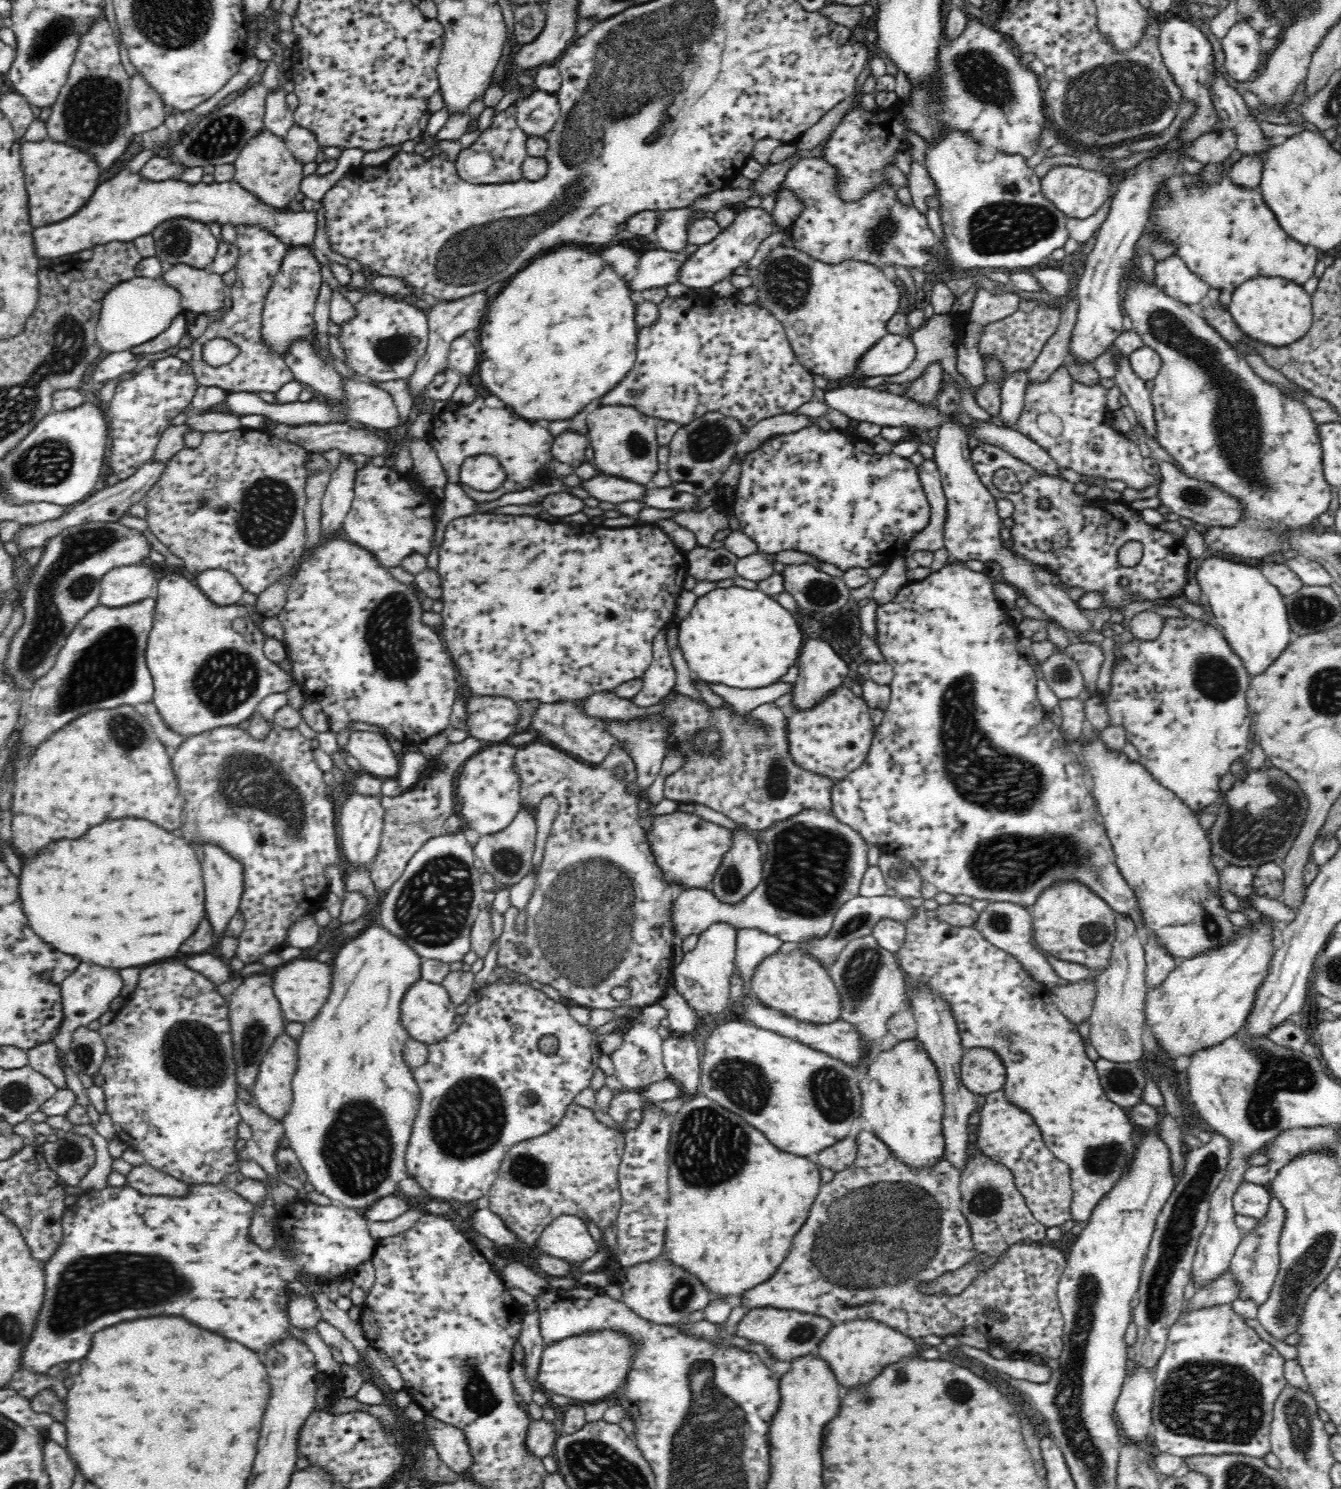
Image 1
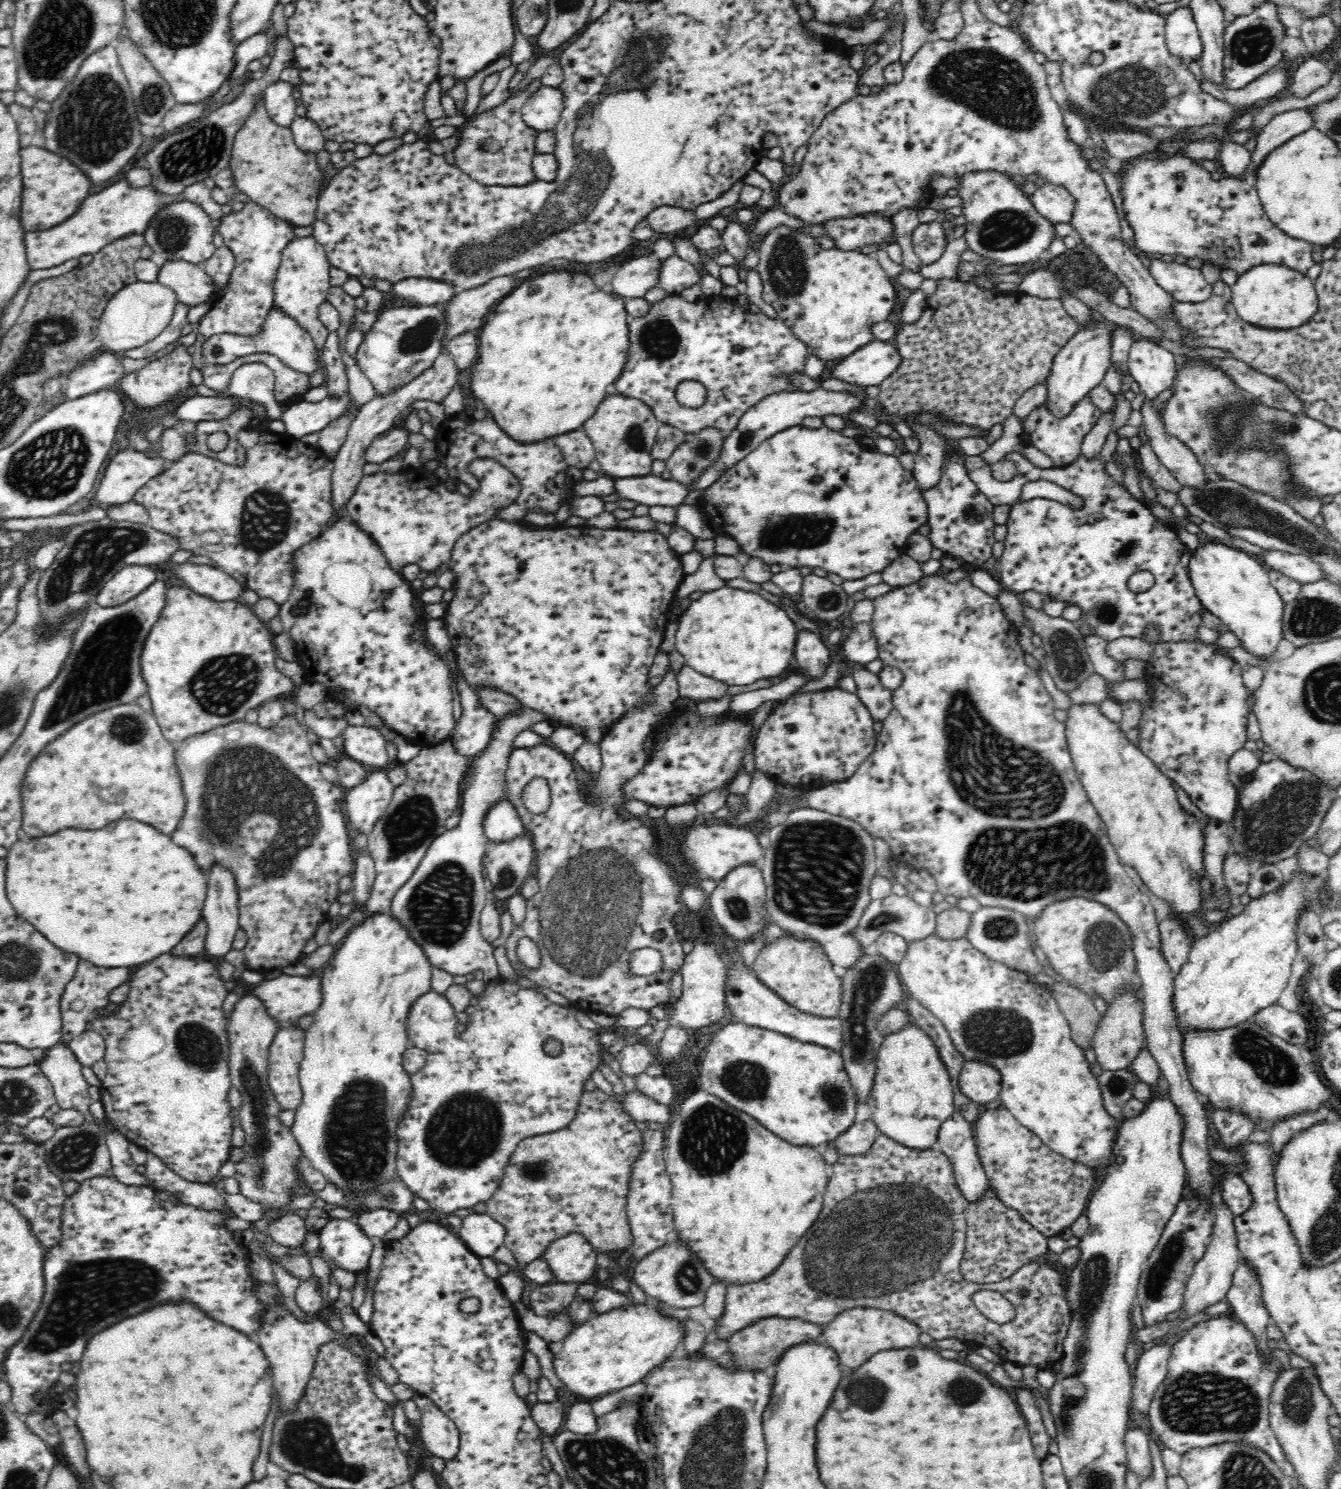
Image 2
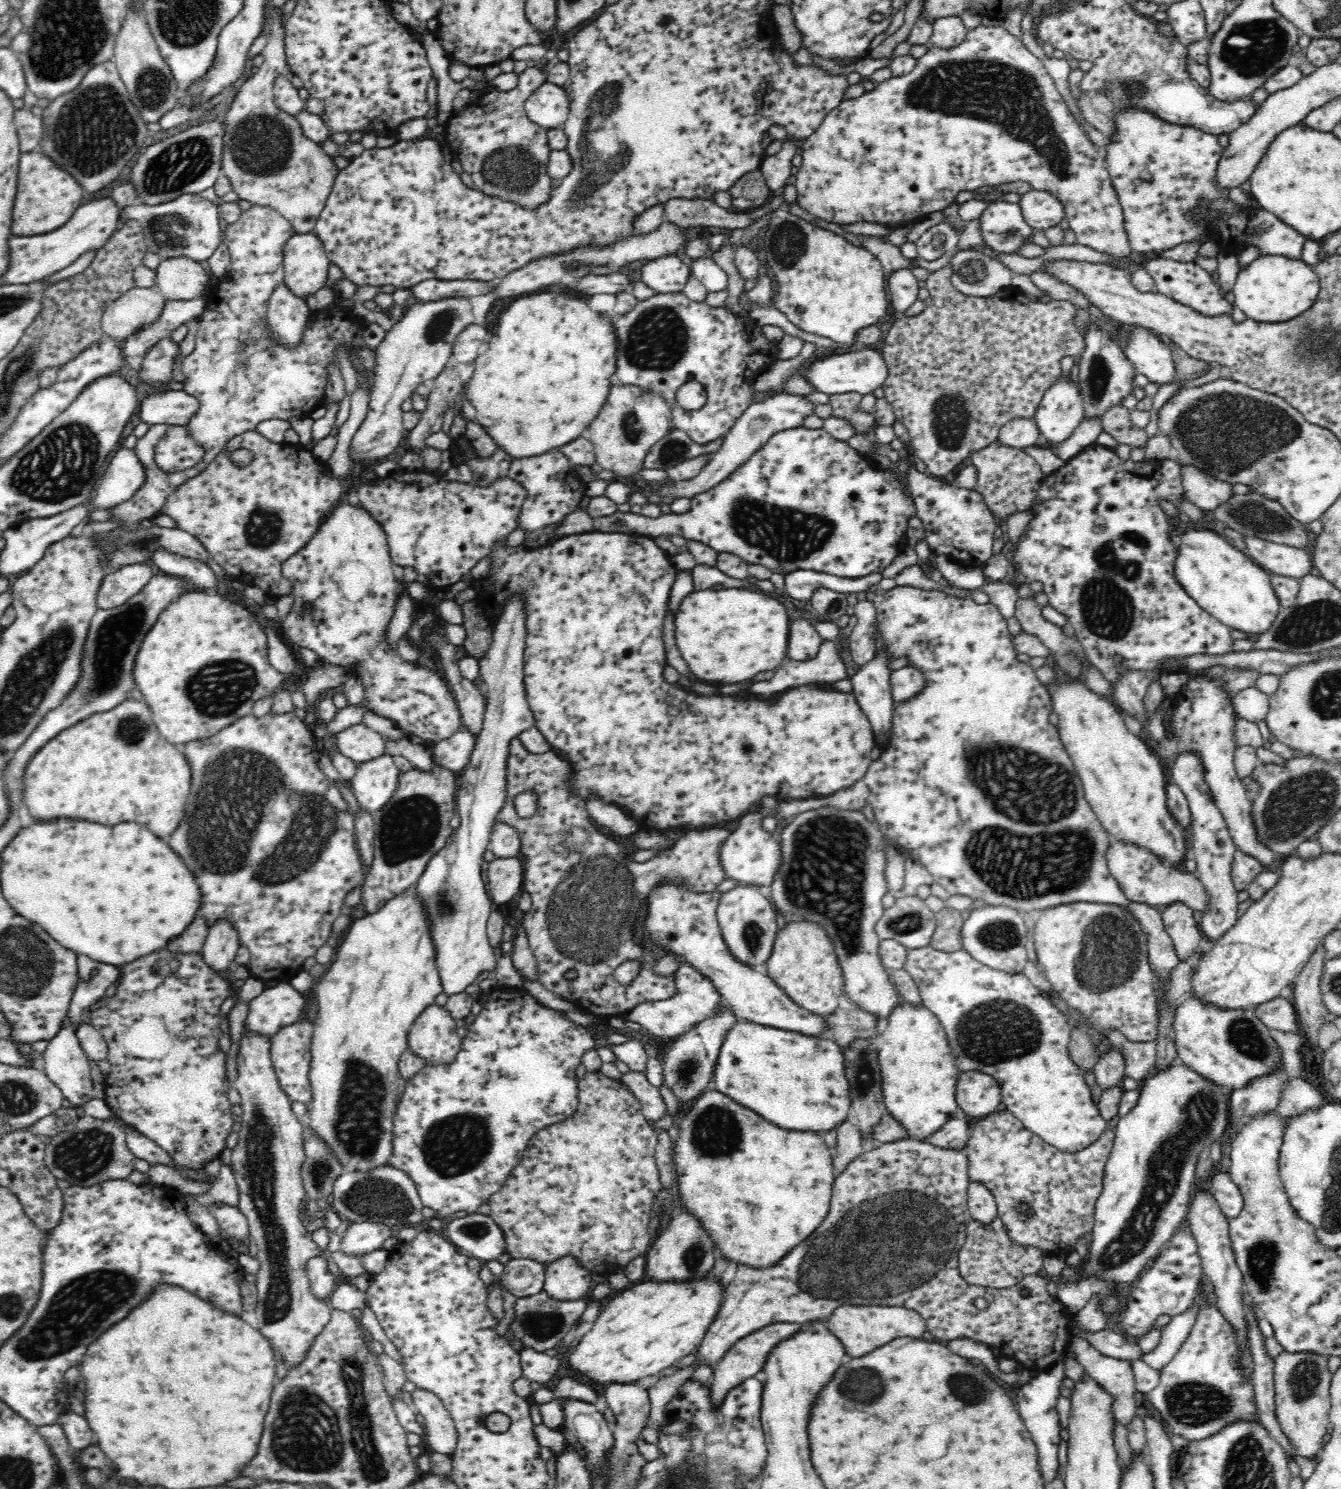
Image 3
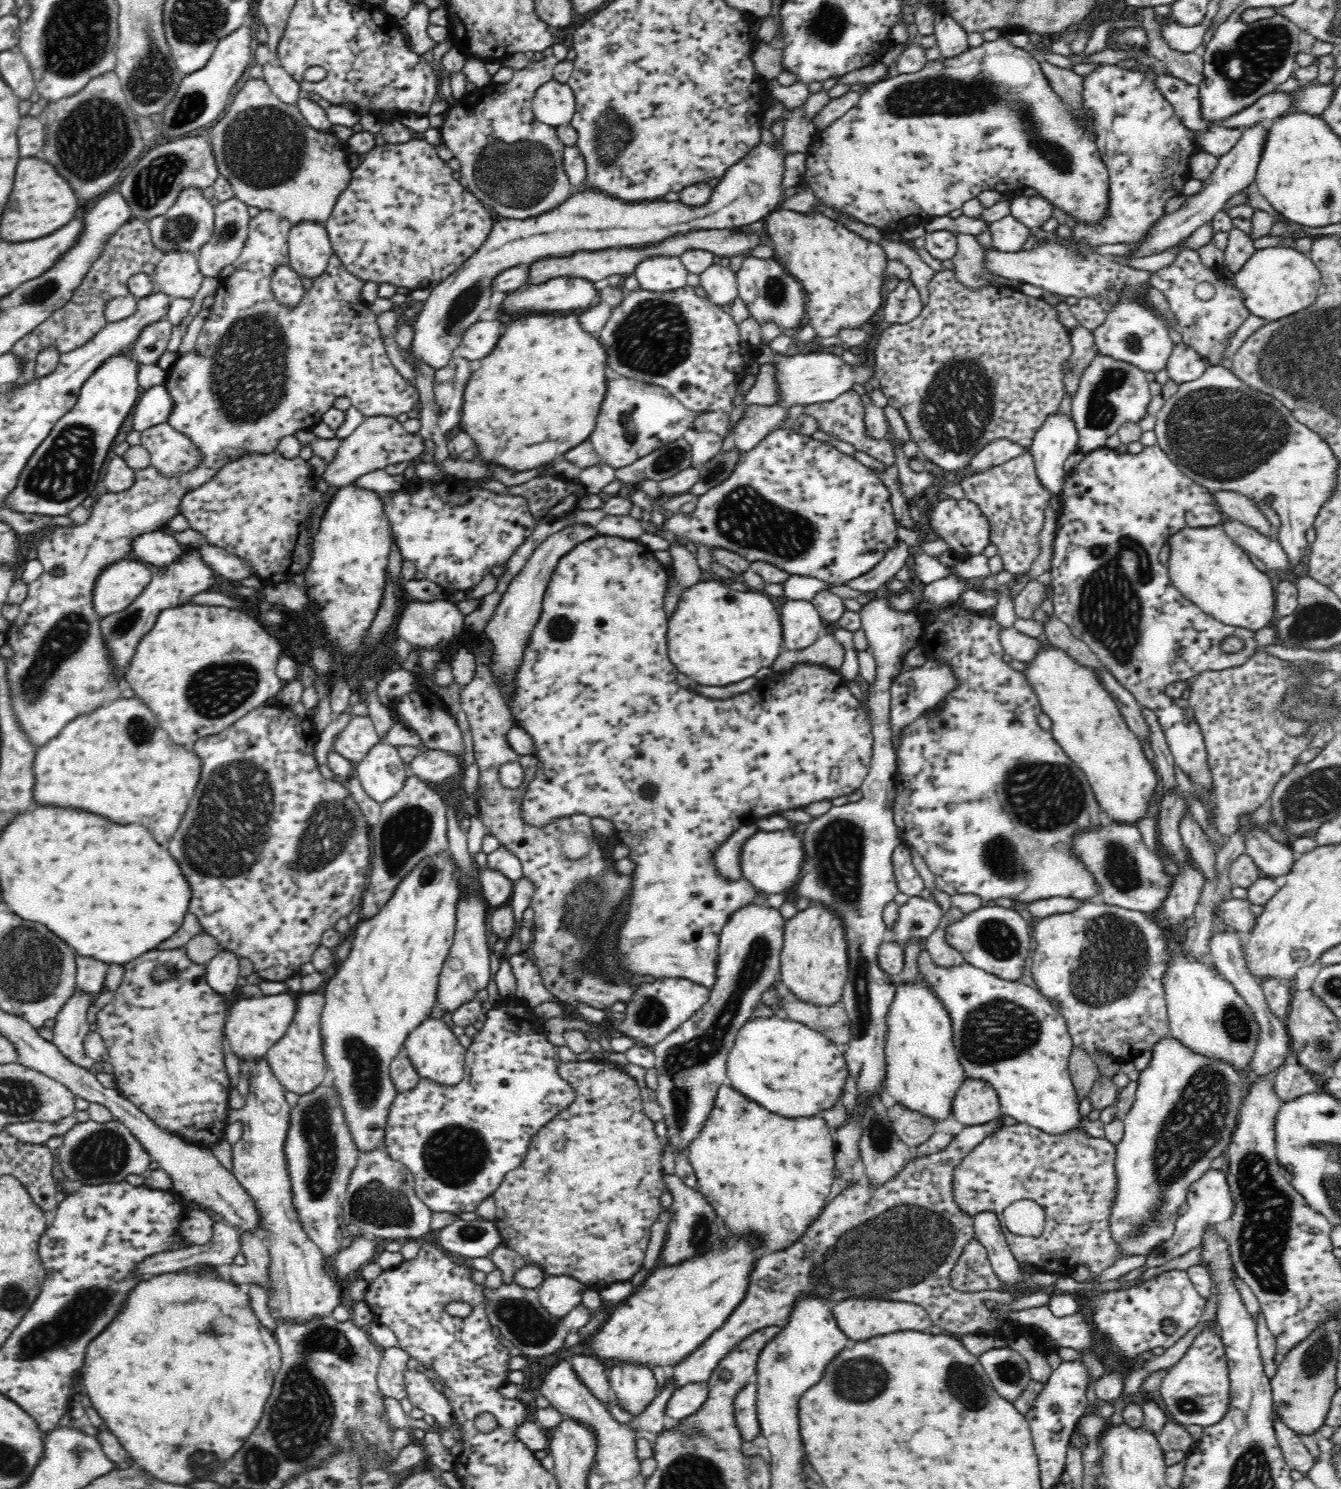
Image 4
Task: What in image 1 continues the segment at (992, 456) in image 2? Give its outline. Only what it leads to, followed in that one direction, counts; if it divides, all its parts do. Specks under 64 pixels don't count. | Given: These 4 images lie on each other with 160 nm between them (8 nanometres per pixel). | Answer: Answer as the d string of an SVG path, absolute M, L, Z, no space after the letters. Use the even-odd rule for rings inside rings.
M1020 370L1008 375L1000 389L1000 418L1010 429L1016 424L1018 416L1022 414L1024 390L1029 380L1028 372Z

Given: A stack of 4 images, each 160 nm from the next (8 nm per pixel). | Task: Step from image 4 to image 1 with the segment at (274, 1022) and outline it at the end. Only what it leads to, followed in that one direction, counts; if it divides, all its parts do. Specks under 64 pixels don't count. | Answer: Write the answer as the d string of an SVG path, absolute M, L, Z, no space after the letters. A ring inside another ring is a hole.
M300 956L288 961L274 972L274 995L282 1005L283 1017L286 1021L308 1023L316 1018L324 1002L332 992L334 967L328 962L320 962L315 957Z

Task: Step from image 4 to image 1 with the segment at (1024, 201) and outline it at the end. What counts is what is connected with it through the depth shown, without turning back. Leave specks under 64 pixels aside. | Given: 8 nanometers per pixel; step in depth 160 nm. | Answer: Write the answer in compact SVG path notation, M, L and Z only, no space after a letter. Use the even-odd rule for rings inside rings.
M1054 165L1048 169L1046 175L1041 178L1042 191L1060 211L1068 218L1088 218L1100 210L1102 204L1110 200L1114 191L1114 177L1104 167L1097 170L1087 170L1084 167L1072 165Z

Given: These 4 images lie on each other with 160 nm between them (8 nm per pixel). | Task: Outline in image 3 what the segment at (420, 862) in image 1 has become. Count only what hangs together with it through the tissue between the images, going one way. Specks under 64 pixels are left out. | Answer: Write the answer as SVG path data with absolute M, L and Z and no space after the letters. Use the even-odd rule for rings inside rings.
M521 594L510 598L502 616L493 626L489 649L479 660L479 677L484 682L487 705L476 747L458 780L460 789L457 790L456 804L460 826L453 829L444 846L430 857L411 888L425 912L435 965L443 992L447 995L464 991L482 972L493 971L497 963L494 946L487 935L487 920L495 904L484 885L482 860L488 850L496 816L508 796L507 769L511 744L537 724L527 702L523 681L524 601Z

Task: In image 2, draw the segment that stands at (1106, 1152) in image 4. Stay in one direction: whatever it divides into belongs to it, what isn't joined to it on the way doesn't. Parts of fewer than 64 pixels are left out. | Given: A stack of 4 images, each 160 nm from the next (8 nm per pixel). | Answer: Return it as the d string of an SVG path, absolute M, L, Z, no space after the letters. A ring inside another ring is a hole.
M1003 1104L994 1109L983 1108L975 1122L977 1153L988 1181L995 1185L999 1198L1008 1206L1019 1210L1028 1223L1040 1229L1047 1237L1060 1236L1080 1214L1085 1213L1097 1188L1088 1166L1071 1162L1056 1154L1032 1129L1022 1125Z

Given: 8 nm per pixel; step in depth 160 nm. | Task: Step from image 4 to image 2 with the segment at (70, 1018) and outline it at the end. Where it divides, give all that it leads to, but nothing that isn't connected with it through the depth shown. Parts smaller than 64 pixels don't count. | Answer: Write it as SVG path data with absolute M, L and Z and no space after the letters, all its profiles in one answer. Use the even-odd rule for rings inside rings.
M61 1042L52 1046L39 1066L52 1083L58 1108L74 1109L86 1114L92 1103L88 1094L90 1085L83 1077L82 1066L75 1061L69 1047Z

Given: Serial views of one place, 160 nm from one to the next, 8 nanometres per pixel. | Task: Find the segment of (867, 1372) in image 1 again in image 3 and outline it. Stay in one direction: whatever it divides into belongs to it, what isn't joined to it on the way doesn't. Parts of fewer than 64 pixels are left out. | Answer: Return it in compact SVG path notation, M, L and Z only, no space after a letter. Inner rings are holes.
M852 1306L836 1308L832 1316L823 1322L825 1327L841 1342L845 1353L854 1359L862 1359L893 1339L920 1339L927 1331L924 1319L916 1312L900 1306Z

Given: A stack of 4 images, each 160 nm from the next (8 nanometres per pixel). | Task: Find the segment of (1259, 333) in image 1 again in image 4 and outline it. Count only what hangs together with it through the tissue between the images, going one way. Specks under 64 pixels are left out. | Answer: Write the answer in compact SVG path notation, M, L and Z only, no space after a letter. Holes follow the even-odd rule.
M1274 247L1256 250L1245 266L1234 273L1236 289L1252 316L1274 322L1312 306L1319 296L1321 271L1314 262L1294 248Z

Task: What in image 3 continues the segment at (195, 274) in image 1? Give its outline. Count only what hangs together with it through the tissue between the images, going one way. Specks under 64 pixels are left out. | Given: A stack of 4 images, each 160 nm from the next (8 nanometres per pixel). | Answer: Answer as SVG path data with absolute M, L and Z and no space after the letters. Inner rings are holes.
M186 257L164 259L155 271L155 286L167 301L200 298L209 287L207 266Z

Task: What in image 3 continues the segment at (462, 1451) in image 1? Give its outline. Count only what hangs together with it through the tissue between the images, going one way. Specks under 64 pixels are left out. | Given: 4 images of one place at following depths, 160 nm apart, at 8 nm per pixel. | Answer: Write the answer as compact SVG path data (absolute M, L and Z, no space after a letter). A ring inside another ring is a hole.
M416 1388L412 1392L413 1408L424 1418L423 1436L432 1452L451 1455L457 1445L457 1430L450 1412L433 1392Z

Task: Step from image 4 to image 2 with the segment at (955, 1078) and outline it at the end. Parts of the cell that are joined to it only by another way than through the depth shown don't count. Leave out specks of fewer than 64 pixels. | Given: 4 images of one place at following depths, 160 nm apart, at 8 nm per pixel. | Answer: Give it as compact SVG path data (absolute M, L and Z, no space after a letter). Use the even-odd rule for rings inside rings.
M911 1023L896 1034L885 1035L865 1104L877 1130L893 1142L916 1151L936 1147L941 1124L954 1112L953 1092L948 1071L921 1028Z

